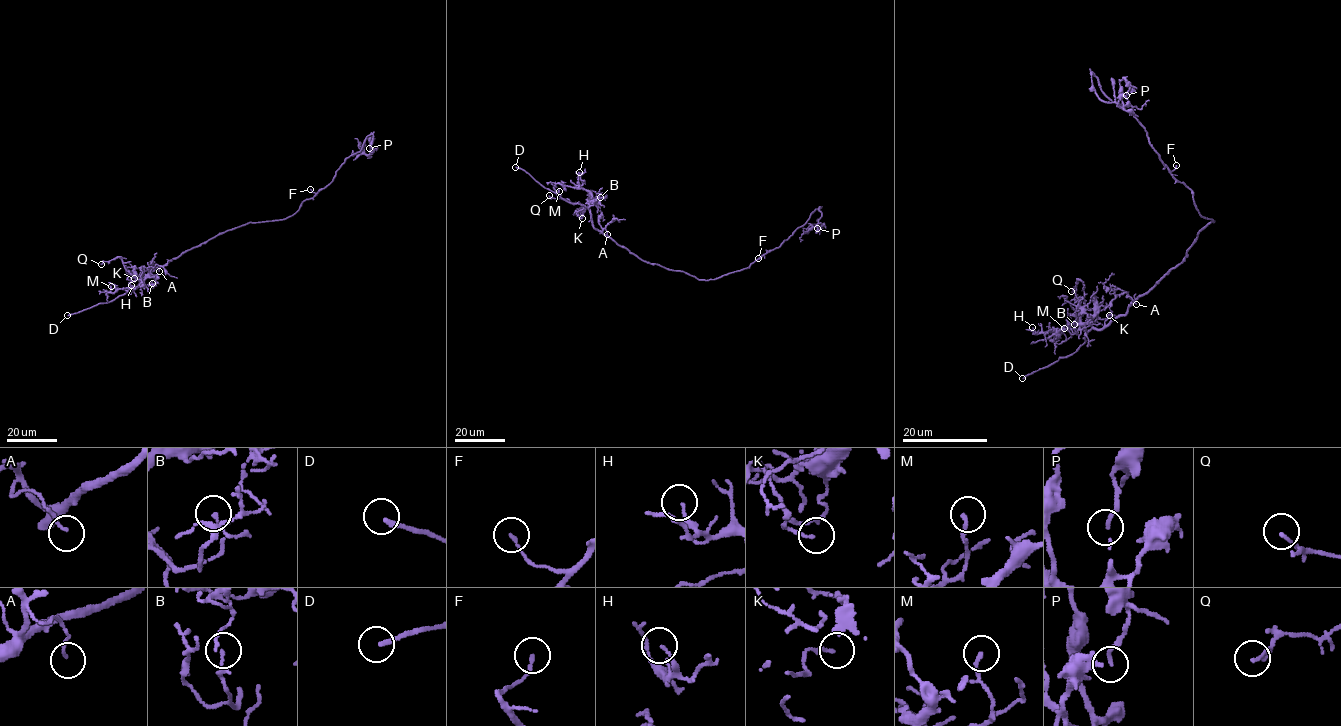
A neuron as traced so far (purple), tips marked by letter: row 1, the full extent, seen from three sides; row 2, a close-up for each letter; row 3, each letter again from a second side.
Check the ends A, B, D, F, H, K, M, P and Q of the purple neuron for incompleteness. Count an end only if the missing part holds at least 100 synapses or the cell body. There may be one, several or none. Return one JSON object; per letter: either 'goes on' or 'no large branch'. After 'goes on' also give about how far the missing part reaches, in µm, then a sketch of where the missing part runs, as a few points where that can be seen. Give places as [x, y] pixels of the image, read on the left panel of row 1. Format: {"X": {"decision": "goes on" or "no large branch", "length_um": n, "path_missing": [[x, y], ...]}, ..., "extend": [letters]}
{"A": {"decision": "no large branch"}, "B": {"decision": "no large branch"}, "D": {"decision": "goes on", "length_um": 35, "path_missing": [[67, 315], [39, 325], [22, 336], [1, 337]]}, "F": {"decision": "no large branch"}, "H": {"decision": "no large branch"}, "K": {"decision": "no large branch"}, "M": {"decision": "no large branch"}, "P": {"decision": "no large branch"}, "Q": {"decision": "no large branch"}, "extend": ["D"]}

